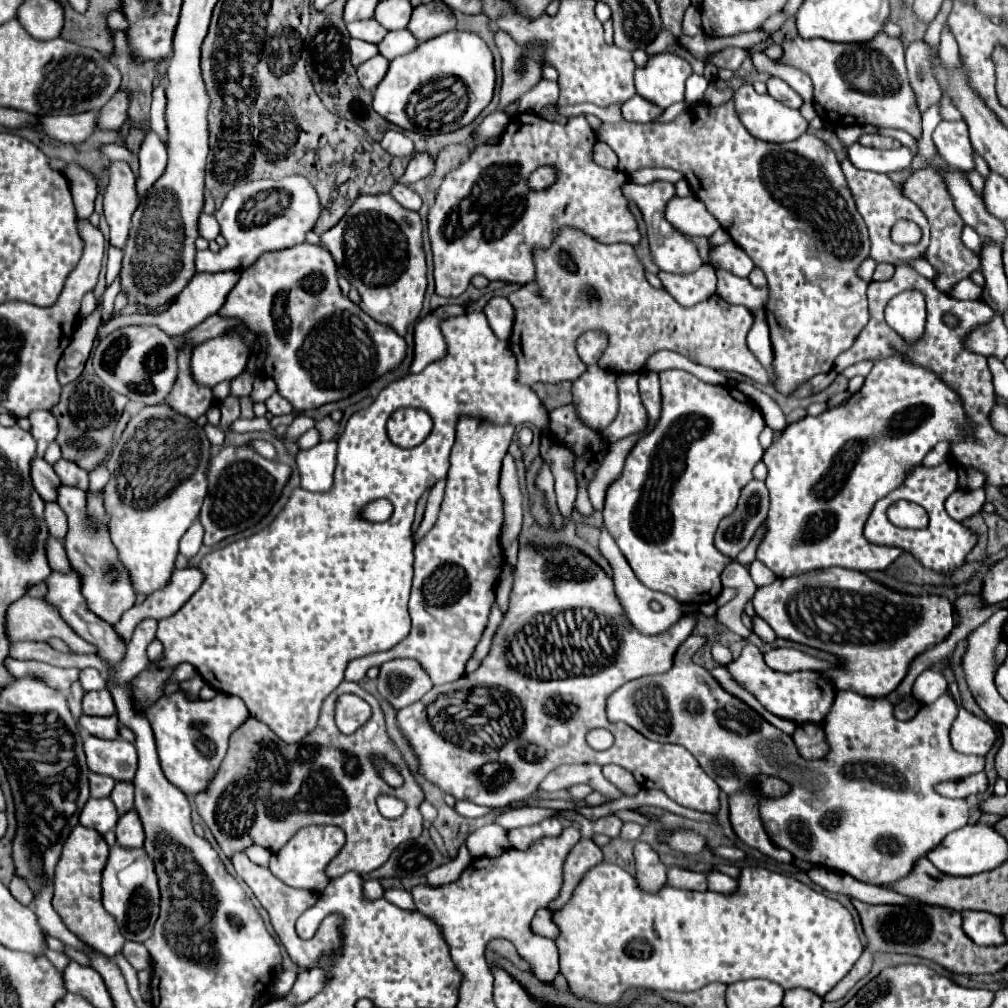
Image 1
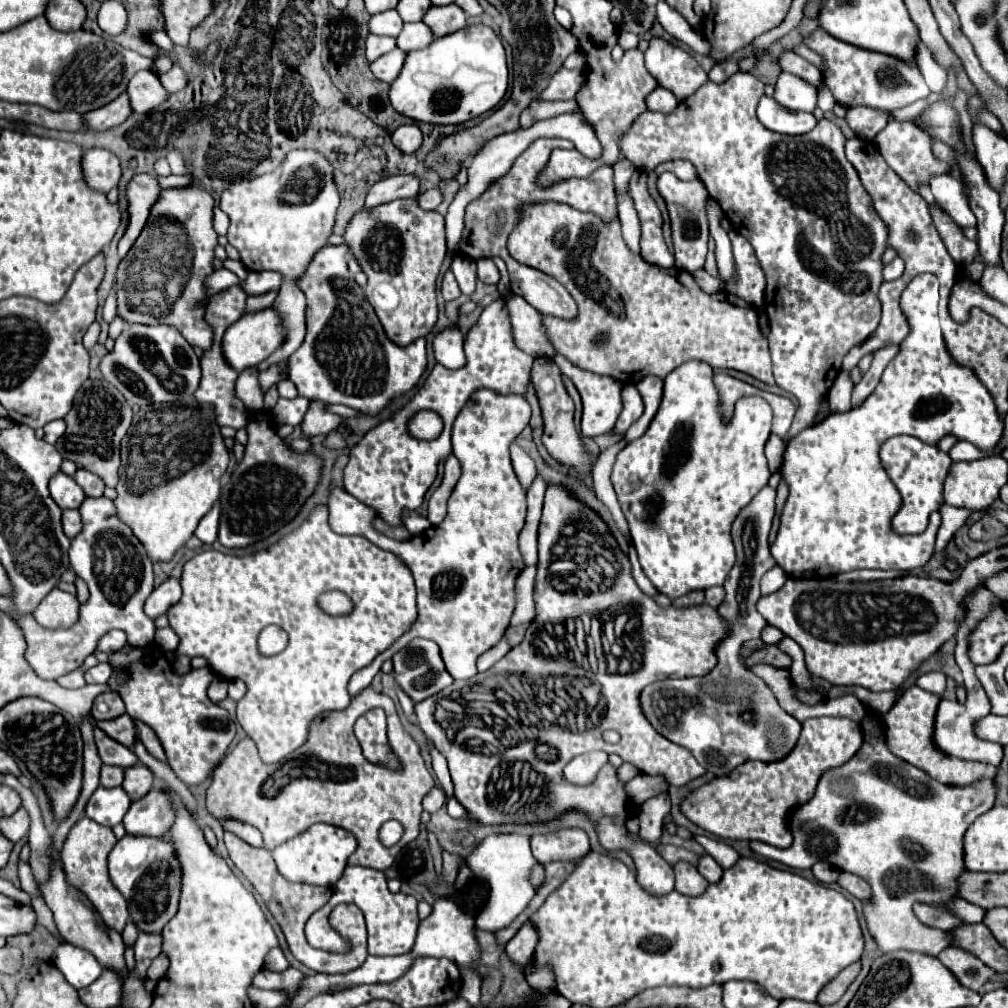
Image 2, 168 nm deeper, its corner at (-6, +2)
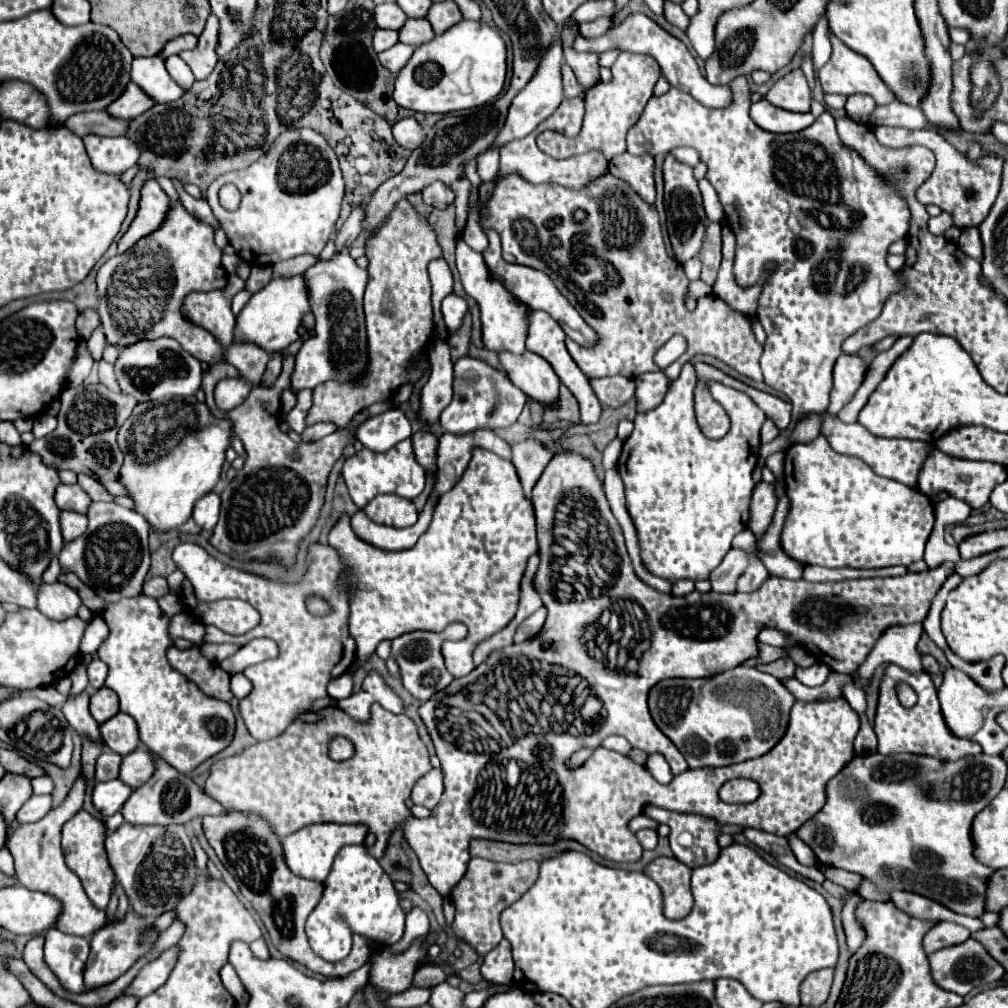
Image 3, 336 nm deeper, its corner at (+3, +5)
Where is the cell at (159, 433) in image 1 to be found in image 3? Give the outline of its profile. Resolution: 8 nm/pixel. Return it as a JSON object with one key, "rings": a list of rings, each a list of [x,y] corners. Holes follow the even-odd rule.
{"rings":[[[162,397],[134,407],[118,431],[118,445],[124,453],[120,483],[150,529],[166,533],[190,519],[196,501],[210,493],[220,479],[230,435],[232,425],[216,419],[196,397]]]}

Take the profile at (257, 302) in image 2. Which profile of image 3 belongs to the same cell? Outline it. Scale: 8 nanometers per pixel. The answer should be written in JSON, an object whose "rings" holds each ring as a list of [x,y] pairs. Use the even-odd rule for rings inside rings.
{"rings":[[[300,255],[296,259],[284,261],[284,263],[274,263],[272,265],[272,279],[288,279],[294,275],[302,275],[308,267],[312,267],[312,263],[316,263],[316,257],[312,255]]]}

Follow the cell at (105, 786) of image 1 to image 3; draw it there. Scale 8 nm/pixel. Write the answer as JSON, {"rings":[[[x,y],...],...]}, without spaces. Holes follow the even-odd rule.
{"rings":[[[104,751],[98,759],[96,759],[96,773],[94,779],[96,781],[110,781],[118,777],[118,767],[120,767],[122,757],[114,751]]]}

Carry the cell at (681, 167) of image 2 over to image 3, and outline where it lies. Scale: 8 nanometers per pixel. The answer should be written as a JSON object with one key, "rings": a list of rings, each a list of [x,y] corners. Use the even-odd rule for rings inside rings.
{"rings":[[[678,147],[678,149],[674,149],[674,151],[672,151],[672,157],[680,159],[680,163],[690,165],[690,167],[694,167],[694,165],[698,163],[698,155],[696,155],[696,151],[692,151],[690,147]]]}

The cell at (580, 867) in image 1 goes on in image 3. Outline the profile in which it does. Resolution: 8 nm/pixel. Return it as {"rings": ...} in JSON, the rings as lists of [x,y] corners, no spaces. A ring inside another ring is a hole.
{"rings":[[[472,857],[466,875],[450,893],[450,897],[456,903],[456,917],[452,923],[454,933],[464,941],[468,941],[480,955],[486,955],[504,937],[500,929],[500,913],[506,907],[510,907],[516,899],[520,899],[520,895],[524,895],[536,883],[538,875],[540,875],[540,863],[534,859],[510,865]]]}

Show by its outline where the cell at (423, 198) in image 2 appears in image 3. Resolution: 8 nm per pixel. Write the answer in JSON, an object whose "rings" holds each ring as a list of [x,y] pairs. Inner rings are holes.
{"rings":[[[436,181],[436,183],[430,183],[428,187],[424,187],[422,199],[424,199],[424,203],[428,203],[436,209],[446,209],[454,201],[454,193],[448,187],[444,187],[440,181]]]}

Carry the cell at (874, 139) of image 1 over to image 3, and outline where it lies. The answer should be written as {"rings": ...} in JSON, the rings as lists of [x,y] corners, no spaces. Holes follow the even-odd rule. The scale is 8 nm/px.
{"rings":[[[882,127],[874,129],[874,135],[878,139],[880,145],[890,147],[890,149],[902,149],[902,147],[912,147],[912,145],[922,145],[928,147],[934,155],[936,155],[936,165],[932,177],[928,177],[918,189],[916,189],[916,197],[922,205],[938,205],[940,209],[952,213],[954,217],[954,225],[956,227],[978,227],[984,217],[988,215],[992,203],[996,201],[998,189],[1000,189],[1000,175],[1002,175],[1002,159],[998,157],[982,157],[980,161],[972,163],[968,161],[960,151],[956,151],[942,135],[938,135],[932,129],[924,129],[924,131],[912,131],[912,129],[900,129],[900,127],[890,127],[890,135],[888,131],[884,131]],[[966,189],[974,191],[972,197],[966,197]]]}

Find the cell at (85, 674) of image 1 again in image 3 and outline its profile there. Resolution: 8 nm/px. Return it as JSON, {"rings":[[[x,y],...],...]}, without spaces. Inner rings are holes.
{"rings":[[[94,659],[90,665],[88,665],[88,679],[90,679],[90,691],[96,691],[104,685],[104,679],[106,679],[106,673],[108,673],[108,667],[106,663],[102,663],[100,659]]]}

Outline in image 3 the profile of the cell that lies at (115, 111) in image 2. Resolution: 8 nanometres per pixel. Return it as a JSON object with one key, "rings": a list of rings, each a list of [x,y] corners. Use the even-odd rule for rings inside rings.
{"rings":[[[132,81],[126,85],[124,93],[112,101],[106,111],[116,117],[116,119],[134,119],[136,115],[142,115],[144,111],[148,111],[148,107],[152,107],[154,101],[148,99],[148,95],[144,95],[140,91],[140,87],[136,87]]]}

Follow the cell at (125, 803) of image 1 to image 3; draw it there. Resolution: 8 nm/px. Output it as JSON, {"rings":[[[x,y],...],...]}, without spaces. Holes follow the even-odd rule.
{"rings":[[[136,749],[122,759],[120,779],[128,783],[128,787],[132,789],[138,789],[140,785],[144,785],[152,773],[154,773],[152,757],[144,749]]]}

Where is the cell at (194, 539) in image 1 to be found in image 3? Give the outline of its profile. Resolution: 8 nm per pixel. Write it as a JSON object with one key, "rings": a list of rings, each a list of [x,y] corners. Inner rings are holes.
{"rings":[[[210,491],[208,495],[204,495],[204,499],[200,499],[200,503],[196,503],[192,519],[200,529],[212,531],[218,521],[218,511],[220,511],[220,495],[218,491]]]}

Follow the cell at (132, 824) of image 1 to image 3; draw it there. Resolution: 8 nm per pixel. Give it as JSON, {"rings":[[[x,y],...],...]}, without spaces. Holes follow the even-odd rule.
{"rings":[[[158,755],[154,757],[154,761],[156,761],[154,775],[142,787],[134,789],[128,801],[124,803],[120,811],[124,815],[124,821],[128,821],[130,825],[174,825],[174,823],[188,823],[196,815],[218,817],[226,813],[226,809],[220,803],[216,803],[212,797],[208,797],[190,777],[178,773]]]}

